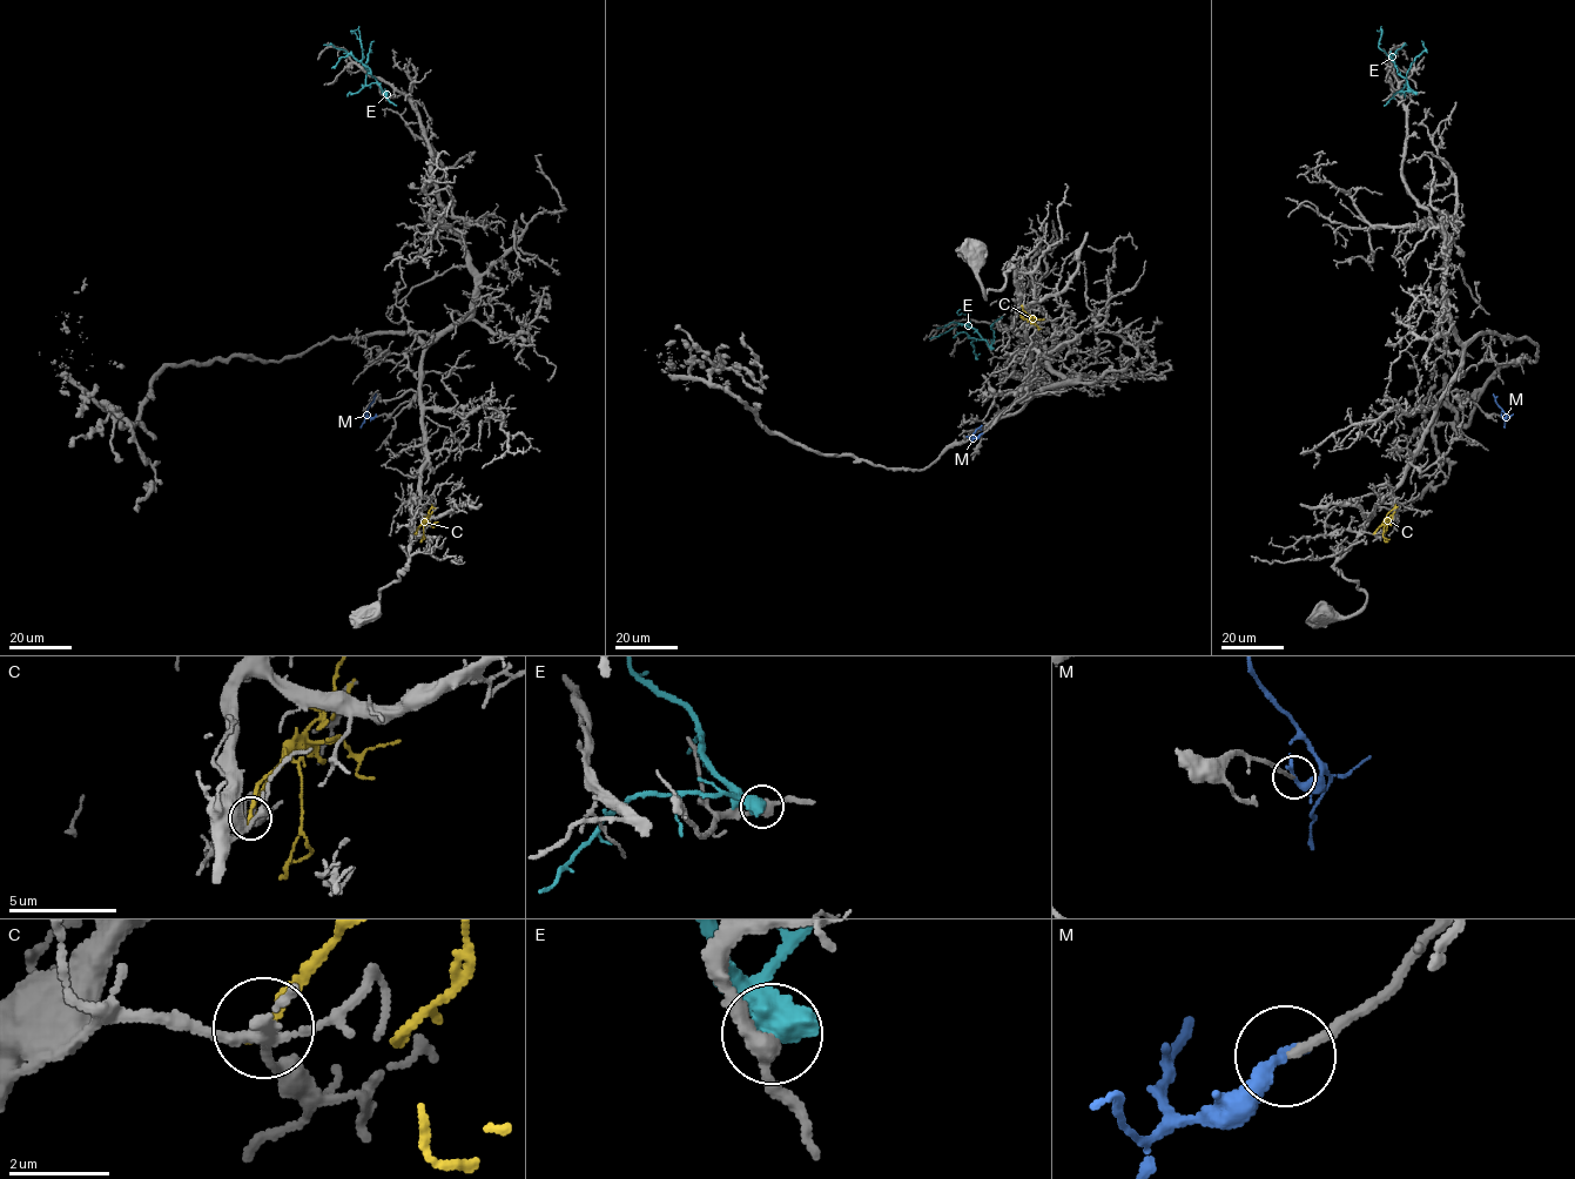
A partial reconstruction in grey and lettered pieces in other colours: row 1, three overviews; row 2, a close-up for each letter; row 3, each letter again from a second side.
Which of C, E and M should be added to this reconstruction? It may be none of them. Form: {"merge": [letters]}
{"merge": ["M"]}

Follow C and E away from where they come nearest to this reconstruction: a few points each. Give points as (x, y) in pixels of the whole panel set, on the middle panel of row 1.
C: (1022, 307), (1029, 319), (1034, 318), (1042, 328)
E: (991, 349), (976, 330), (968, 325), (968, 311), (958, 315), (961, 309)

